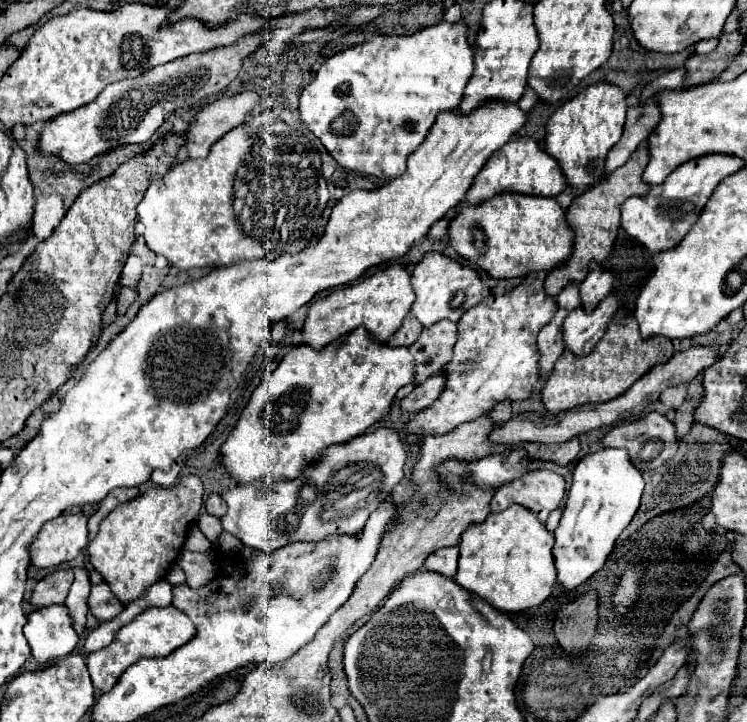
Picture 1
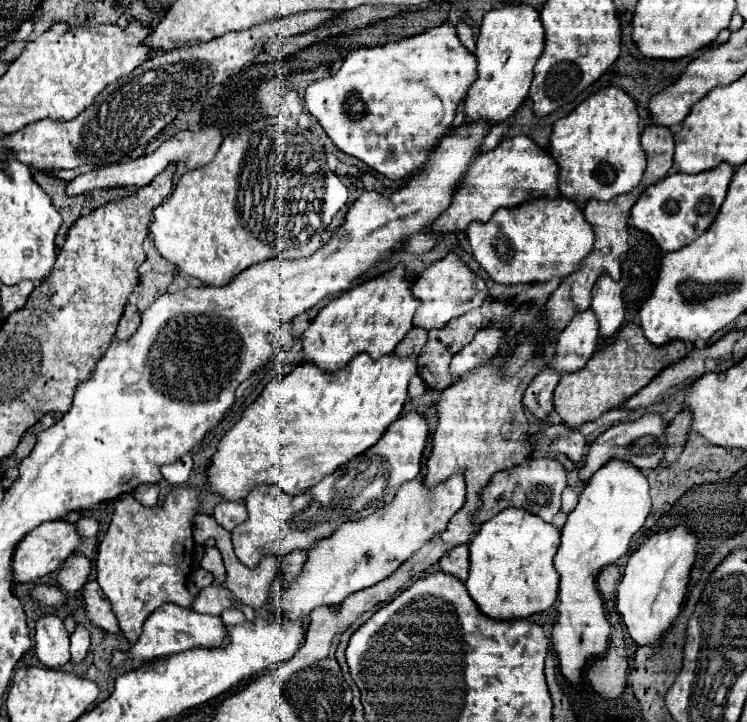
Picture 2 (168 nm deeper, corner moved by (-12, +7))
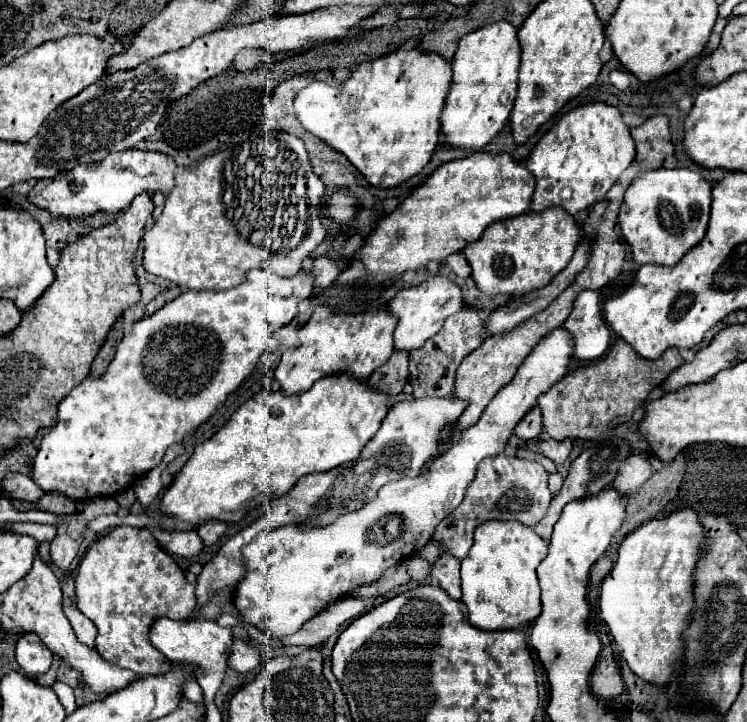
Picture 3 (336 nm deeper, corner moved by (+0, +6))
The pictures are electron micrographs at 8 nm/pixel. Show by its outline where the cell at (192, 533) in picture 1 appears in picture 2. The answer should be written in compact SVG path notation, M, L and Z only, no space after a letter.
M212 546L212 548L206 548L206 554L204 554L204 558L202 558L200 566L202 566L204 570L208 570L208 572L212 572L212 574L216 576L214 584L222 584L222 582L224 582L226 570L224 570L222 556L220 556L220 552L218 552L218 548L216 548L216 546Z

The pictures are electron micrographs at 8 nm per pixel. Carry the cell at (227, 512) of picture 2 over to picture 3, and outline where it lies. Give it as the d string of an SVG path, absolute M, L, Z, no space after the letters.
M210 519L210 521L200 523L200 527L196 531L202 537L204 545L214 545L226 533L226 529L228 529L228 523L220 521L220 519Z

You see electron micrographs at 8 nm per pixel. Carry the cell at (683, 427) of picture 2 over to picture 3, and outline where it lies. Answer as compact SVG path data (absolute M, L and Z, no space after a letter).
M648 451L628 457L628 461L620 467L616 481L612 483L620 493L634 493L650 475L652 475L652 455Z

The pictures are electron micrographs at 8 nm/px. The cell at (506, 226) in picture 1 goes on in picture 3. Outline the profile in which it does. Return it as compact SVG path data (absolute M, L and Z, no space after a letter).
M550 207L544 213L524 213L514 219L490 223L476 243L468 243L462 253L472 269L472 279L478 289L494 295L508 293L522 297L532 289L548 285L572 259L580 241L580 227L576 219L560 207Z

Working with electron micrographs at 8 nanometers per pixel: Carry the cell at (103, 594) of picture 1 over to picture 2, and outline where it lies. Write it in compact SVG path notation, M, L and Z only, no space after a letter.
M90 580L84 584L82 588L82 598L84 598L84 612L86 612L86 618L90 620L92 626L108 632L108 634L118 634L120 628L118 628L118 620L116 616L112 616L112 610L110 610L110 602L106 598L102 598L102 590L98 586L96 580Z

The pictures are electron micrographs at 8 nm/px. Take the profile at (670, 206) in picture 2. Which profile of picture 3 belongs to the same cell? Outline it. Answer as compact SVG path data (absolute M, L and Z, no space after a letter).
M658 169L640 173L624 195L618 223L624 239L632 247L634 261L676 265L682 255L702 241L712 203L714 183L704 179L698 171L690 169Z

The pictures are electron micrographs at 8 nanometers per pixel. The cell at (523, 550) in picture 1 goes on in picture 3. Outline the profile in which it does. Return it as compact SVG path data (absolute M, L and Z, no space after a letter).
M484 521L474 531L474 545L462 559L462 601L468 607L468 619L478 629L518 629L540 615L540 585L536 567L546 557L548 543L536 531L520 521Z

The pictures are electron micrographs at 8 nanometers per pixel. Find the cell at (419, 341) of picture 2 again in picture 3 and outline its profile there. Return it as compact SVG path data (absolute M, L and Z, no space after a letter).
M394 349L390 359L370 375L370 385L398 395L408 381L408 353Z

